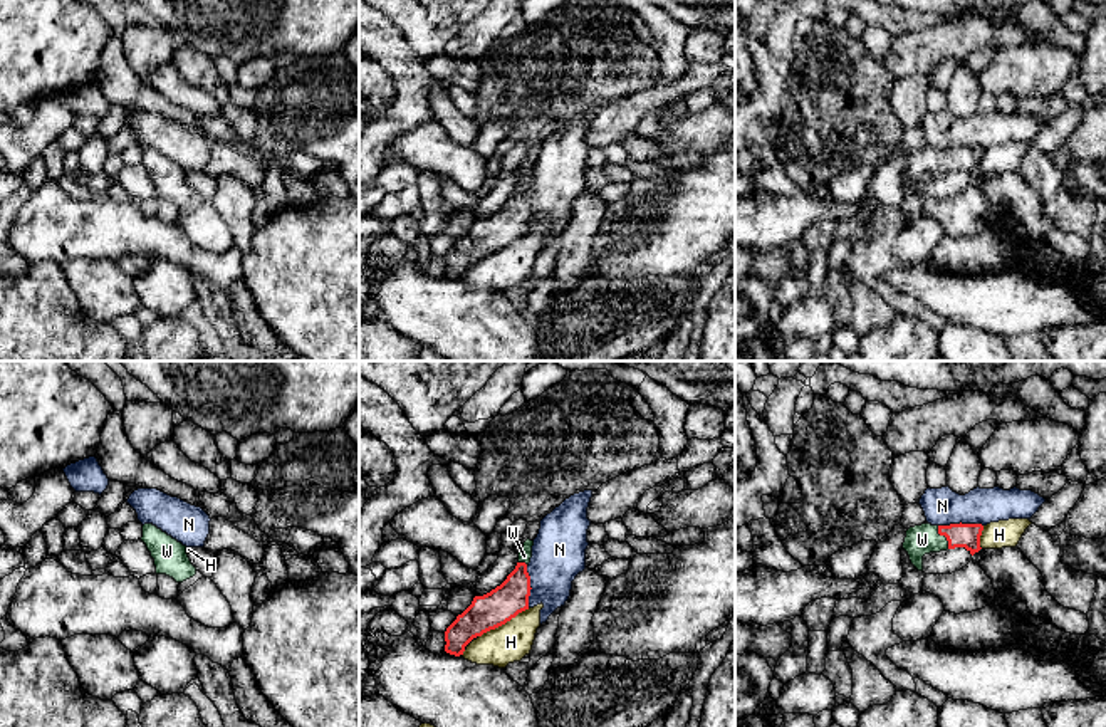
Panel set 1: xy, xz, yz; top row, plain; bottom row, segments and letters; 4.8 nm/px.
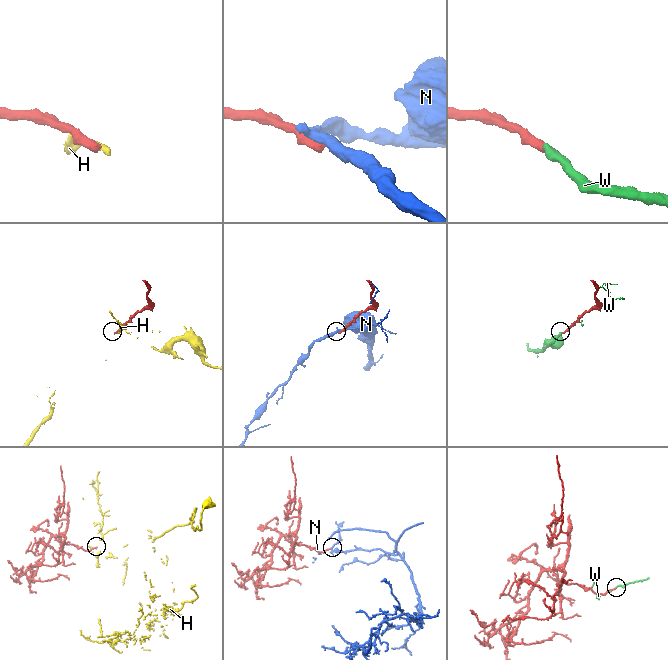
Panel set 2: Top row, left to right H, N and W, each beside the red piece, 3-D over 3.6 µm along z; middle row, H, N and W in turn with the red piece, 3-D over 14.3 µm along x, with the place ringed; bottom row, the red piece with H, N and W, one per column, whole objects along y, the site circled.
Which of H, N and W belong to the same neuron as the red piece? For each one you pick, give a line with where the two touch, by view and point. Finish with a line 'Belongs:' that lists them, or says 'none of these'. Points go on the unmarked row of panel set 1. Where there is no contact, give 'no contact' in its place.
W: meets red in yz at (944, 158)
Belongs: W

